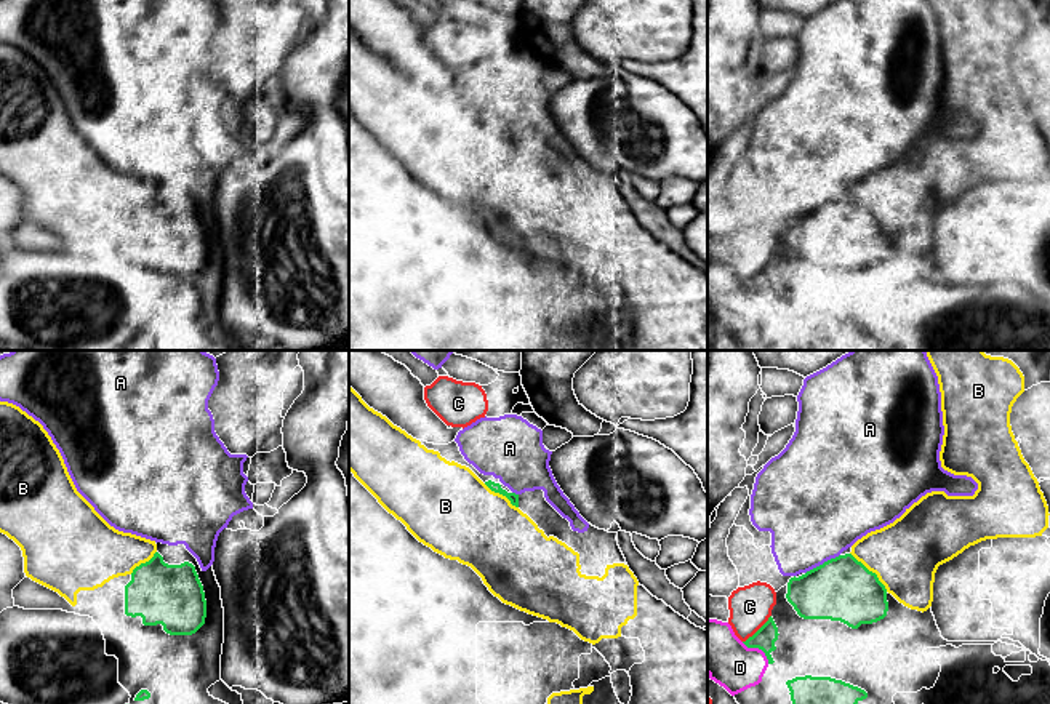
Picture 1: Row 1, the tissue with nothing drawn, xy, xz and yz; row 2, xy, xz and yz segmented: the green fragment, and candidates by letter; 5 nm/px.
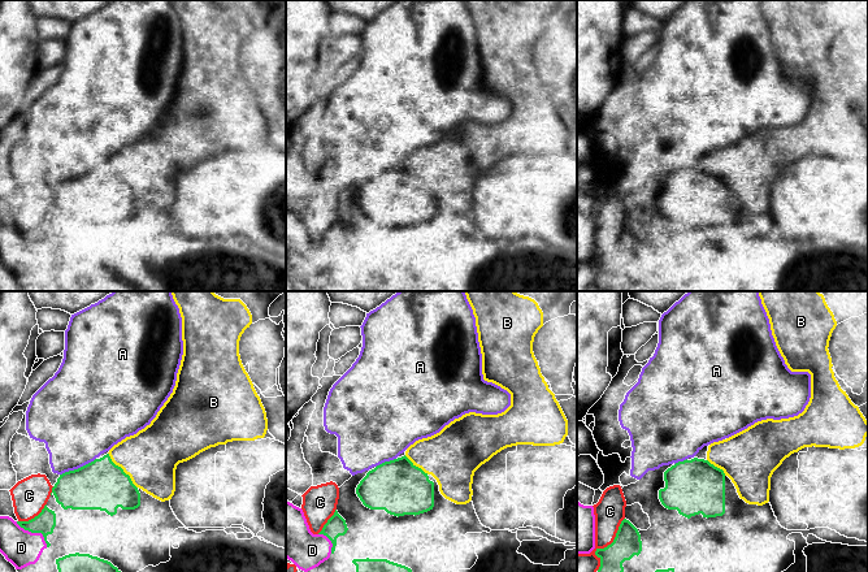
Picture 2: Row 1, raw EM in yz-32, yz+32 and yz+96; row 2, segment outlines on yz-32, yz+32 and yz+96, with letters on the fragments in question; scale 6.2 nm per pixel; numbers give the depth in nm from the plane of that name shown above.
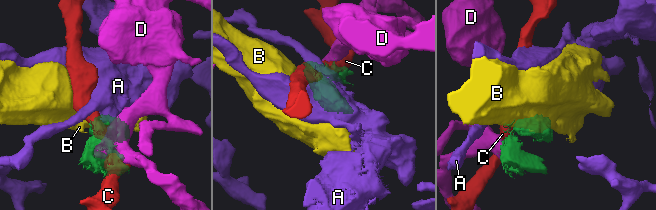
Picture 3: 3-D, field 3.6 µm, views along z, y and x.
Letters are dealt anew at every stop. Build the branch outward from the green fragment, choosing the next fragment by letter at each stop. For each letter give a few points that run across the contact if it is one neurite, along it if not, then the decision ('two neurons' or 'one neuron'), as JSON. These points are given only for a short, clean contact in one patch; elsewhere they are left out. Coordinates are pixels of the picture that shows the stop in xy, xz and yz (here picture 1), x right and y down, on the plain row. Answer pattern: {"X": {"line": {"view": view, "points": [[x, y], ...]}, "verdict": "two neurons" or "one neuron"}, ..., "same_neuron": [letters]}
{"A": {"line": {"view": "yz", "points": [[839, 196], [805, 215]]}, "verdict": "two neurons"}, "B": {"verdict": "two neurons"}, "C": {"verdict": "two neurons"}, "D": {"line": {"view": "yz", "points": [[741, 284], [748, 288], [757, 288], [769, 304]]}, "verdict": "two neurons"}, "same_neuron": []}

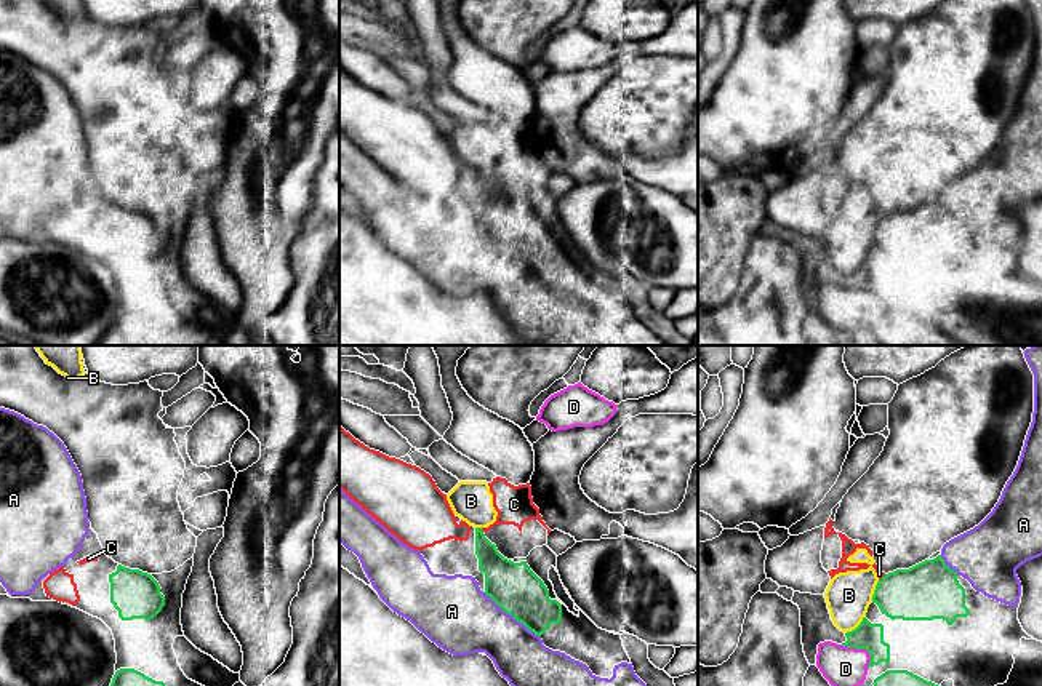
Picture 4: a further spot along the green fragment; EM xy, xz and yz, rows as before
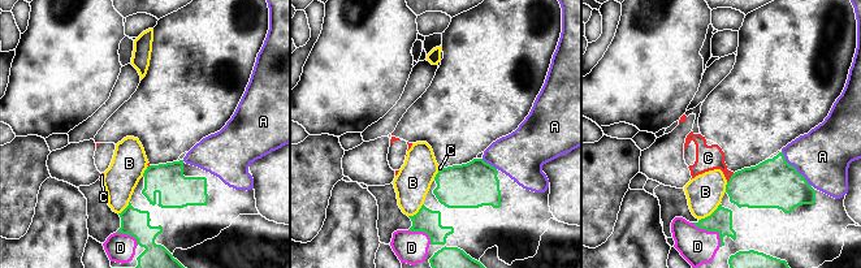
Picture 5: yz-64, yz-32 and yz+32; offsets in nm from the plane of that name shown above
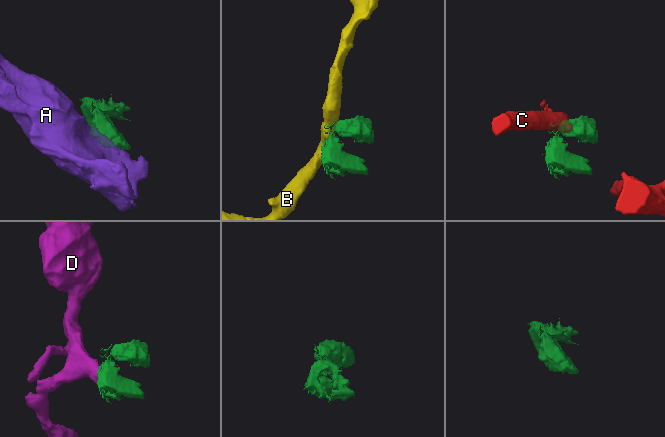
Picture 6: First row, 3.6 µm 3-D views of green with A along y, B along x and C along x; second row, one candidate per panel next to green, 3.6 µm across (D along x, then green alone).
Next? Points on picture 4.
{"A": {"verdict": "two neurons"}, "B": {"verdict": "two neurons"}, "C": {"line": {"view": "xz", "points": [[501, 216], [484, 191], [480, 171], [492, 168], [514, 146]]}, "verdict": "one neuron"}, "D": {"line": {"view": "yz", "points": [[841, 287], [863, 290], [869, 298], [868, 309]]}, "verdict": "two neurons"}, "same_neuron": ["C"]}

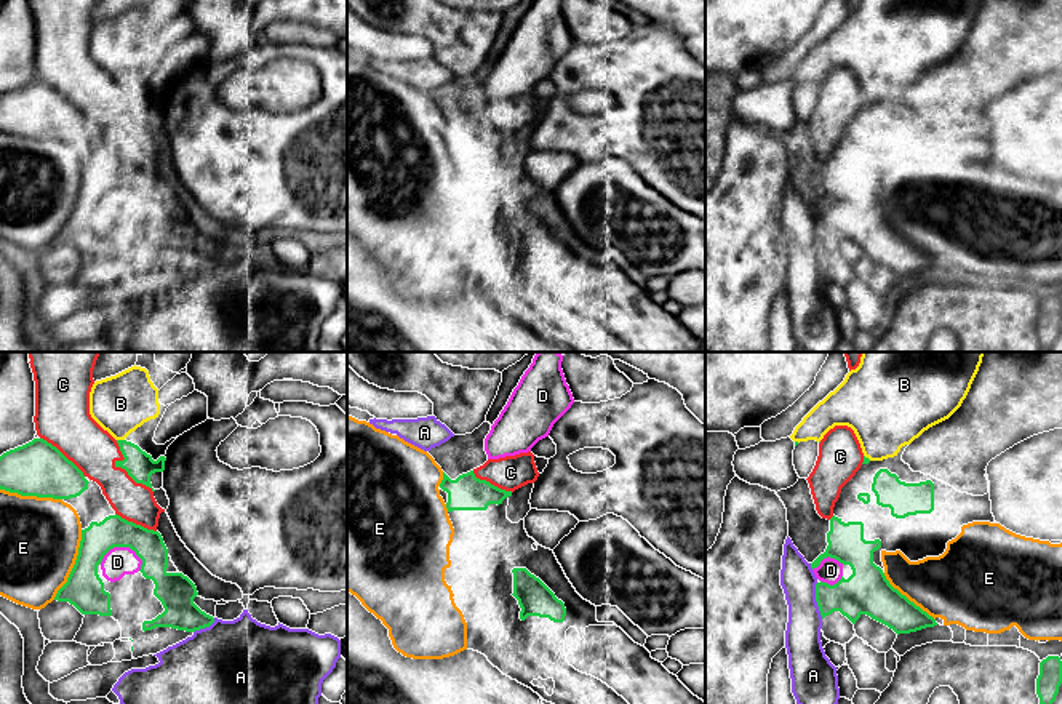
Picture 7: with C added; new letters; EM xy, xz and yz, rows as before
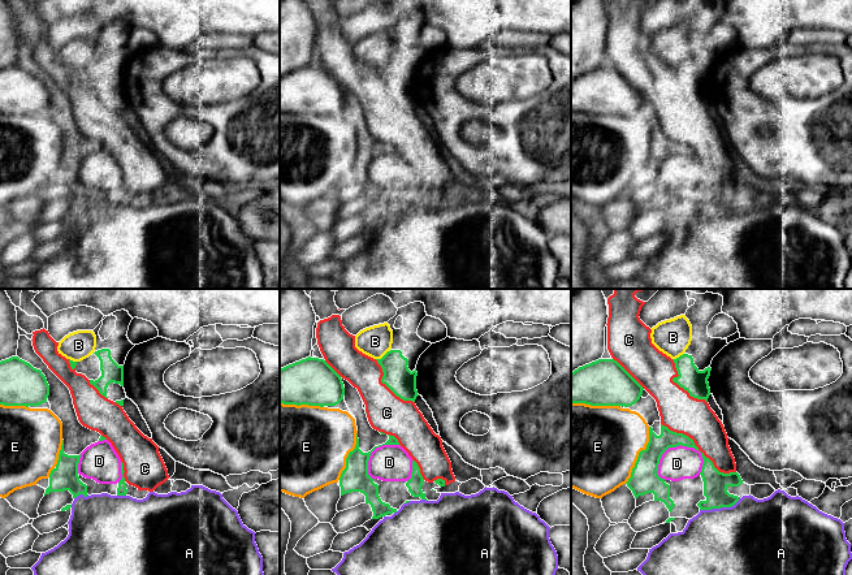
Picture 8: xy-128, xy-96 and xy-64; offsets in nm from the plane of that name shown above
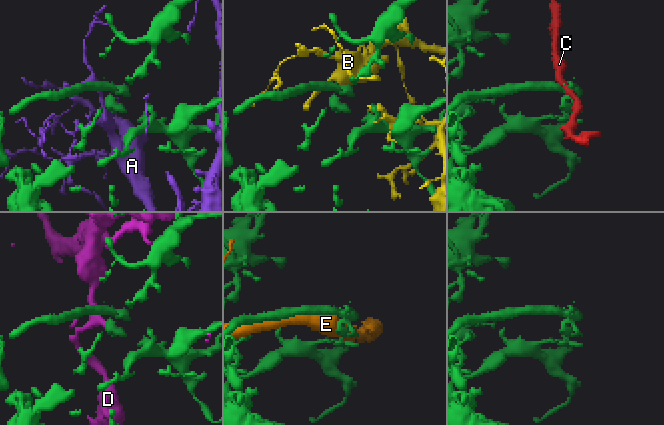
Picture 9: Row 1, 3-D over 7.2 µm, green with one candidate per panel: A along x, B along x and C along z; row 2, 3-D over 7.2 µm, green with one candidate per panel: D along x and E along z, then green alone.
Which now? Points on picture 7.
{"A": {"verdict": "two neurons"}, "B": {"verdict": "two neurons"}, "C": {"verdict": "two neurons"}, "D": {"line": {"view": "xy", "points": [[143, 202], [128, 189], [112, 189], [99, 205]]}, "verdict": "two neurons"}, "E": {"verdict": "two neurons"}, "same_neuron": []}

